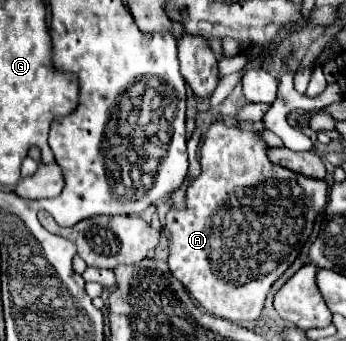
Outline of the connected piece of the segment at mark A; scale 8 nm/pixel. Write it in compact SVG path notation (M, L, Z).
M215 121L209 125L207 133L203 135L203 141L201 141L201 151L199 151L199 161L201 161L201 175L191 183L191 187L187 189L187 209L183 211L169 211L167 213L167 221L165 221L165 229L169 231L169 257L167 257L167 263L169 263L169 269L171 273L185 285L185 289L211 313L211 315L217 315L217 317L223 317L223 319L229 319L229 321L255 321L259 315L261 315L261 309L263 309L263 303L265 303L265 295L267 291L271 289L273 281L277 277L281 277L287 267L295 261L295 257L299 255L301 247L305 245L305 241L309 239L311 231L313 231L313 223L315 223L315 217L323 211L323 207L327 205L327 185L325 181L315 181L315 179L309 179L309 177L303 177L303 175L297 175L289 169L283 169L279 165L273 165L267 157L267 151L265 151L265 141L259 133L255 131L241 131L239 127L227 127L223 125L221 121Z

